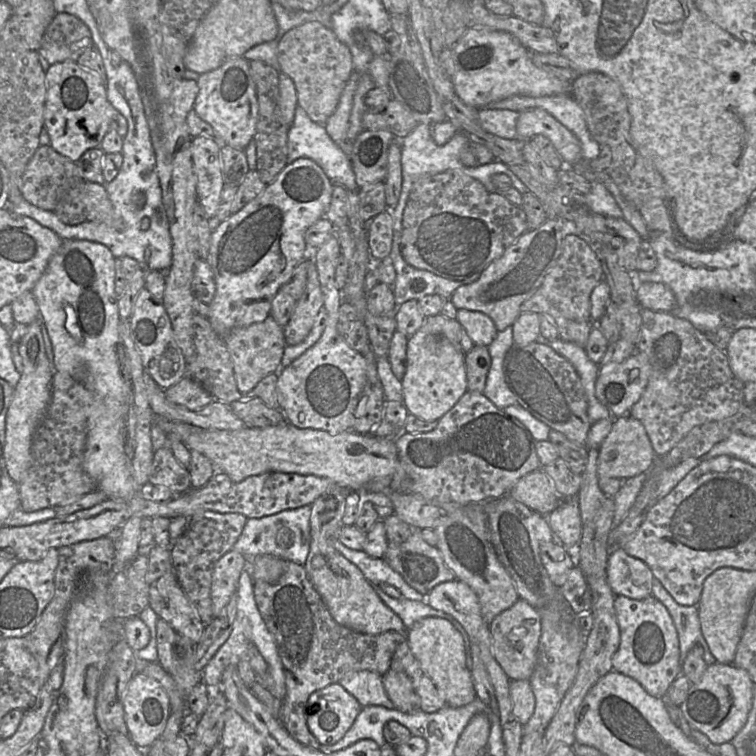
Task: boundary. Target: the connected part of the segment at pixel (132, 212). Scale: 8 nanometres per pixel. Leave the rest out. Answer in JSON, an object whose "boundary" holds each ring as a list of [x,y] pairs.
{"boundary":[[[124,136],[120,151],[122,166],[117,176],[104,184],[115,214],[123,222],[123,230],[117,230],[101,222],[84,222],[78,225],[63,223],[54,211],[41,209],[27,202],[19,190],[18,201],[11,205],[16,215],[29,217],[55,232],[63,241],[87,240],[106,246],[115,259],[125,256],[135,259],[148,270],[165,271],[172,262],[172,241],[166,216],[158,210],[160,188],[155,173],[155,157],[152,147],[142,148],[138,140]]]}

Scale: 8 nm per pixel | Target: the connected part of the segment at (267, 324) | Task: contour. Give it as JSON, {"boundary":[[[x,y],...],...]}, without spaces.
{"boundary":[[[270,316],[261,322],[233,329],[222,339],[231,356],[237,386],[241,392],[251,391],[264,377],[276,373],[287,346],[283,327]]]}

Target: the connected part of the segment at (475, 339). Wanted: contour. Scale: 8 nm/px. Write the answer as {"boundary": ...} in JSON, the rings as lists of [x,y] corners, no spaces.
{"boundary":[[[467,309],[458,310],[456,320],[475,346],[489,346],[498,334],[493,320],[484,313]]]}

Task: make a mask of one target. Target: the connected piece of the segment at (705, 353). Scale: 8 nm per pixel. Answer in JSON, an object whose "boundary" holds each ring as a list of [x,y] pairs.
{"boundary":[[[641,309],[642,325],[637,352],[644,353],[650,365],[648,383],[640,399],[632,406],[629,416],[639,420],[650,439],[656,457],[670,452],[692,429],[712,421],[729,418],[744,405],[745,383],[729,365],[725,351],[717,348],[705,333],[692,323],[668,312]]]}

